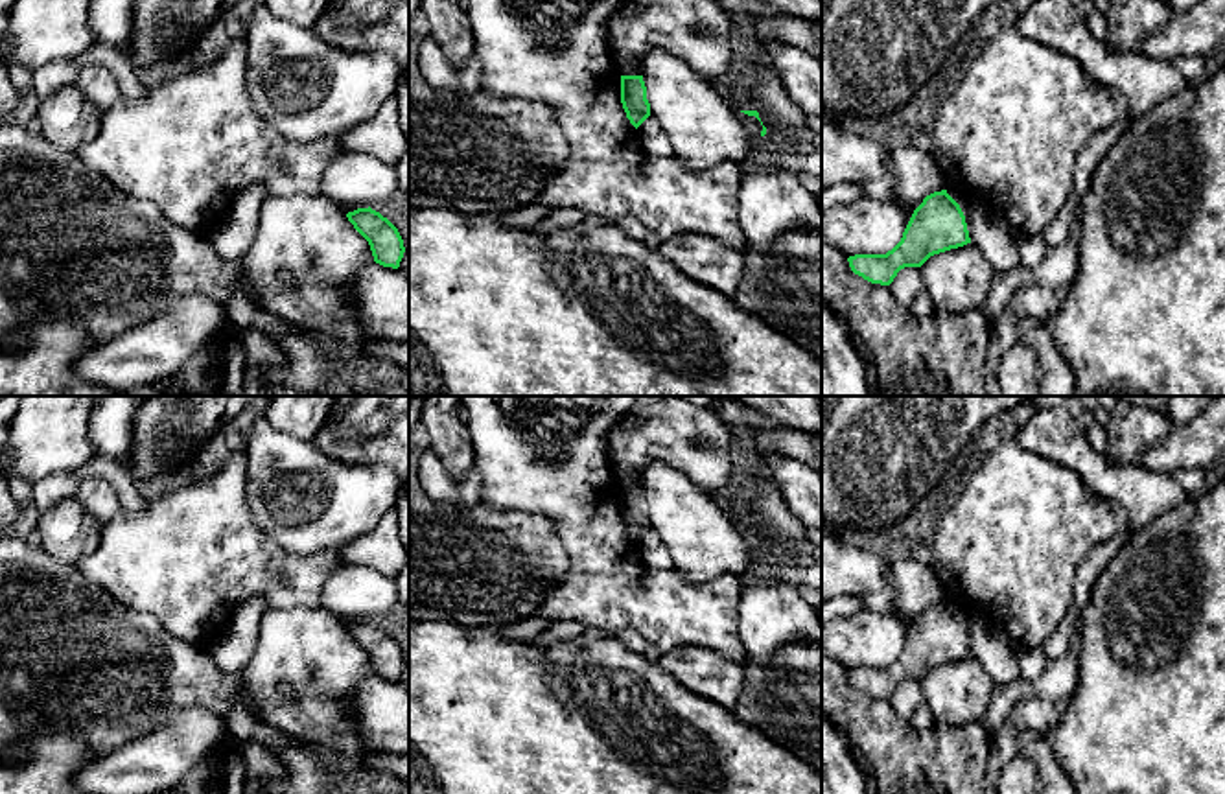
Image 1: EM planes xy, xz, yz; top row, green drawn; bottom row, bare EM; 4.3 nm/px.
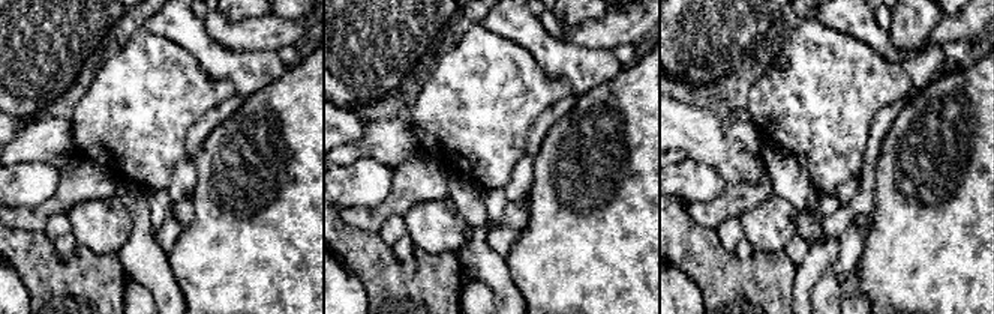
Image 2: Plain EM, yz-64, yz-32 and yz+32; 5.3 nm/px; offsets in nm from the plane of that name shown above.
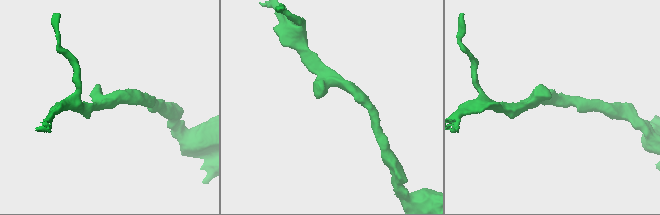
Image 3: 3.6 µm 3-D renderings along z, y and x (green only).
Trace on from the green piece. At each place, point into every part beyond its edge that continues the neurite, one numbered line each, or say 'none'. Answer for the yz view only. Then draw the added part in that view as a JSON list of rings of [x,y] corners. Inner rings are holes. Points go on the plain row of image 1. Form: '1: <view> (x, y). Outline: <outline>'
none

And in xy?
none

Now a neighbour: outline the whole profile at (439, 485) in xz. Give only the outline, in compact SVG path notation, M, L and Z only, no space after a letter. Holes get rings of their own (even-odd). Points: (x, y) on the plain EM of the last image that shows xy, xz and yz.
M431 450L418 457L418 479L433 501L451 501L468 507L481 503L483 488L479 473L470 470L462 479L455 479Z

